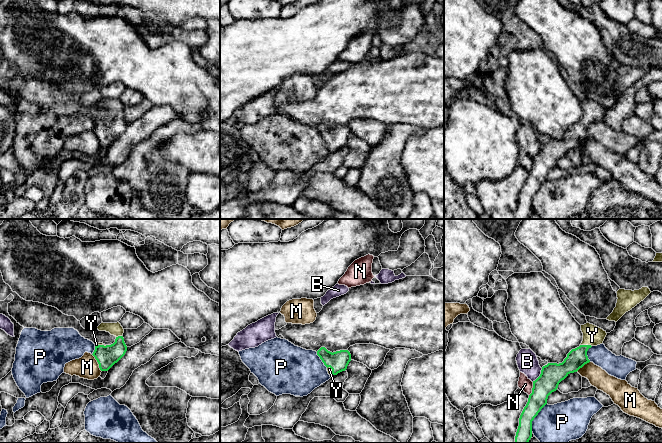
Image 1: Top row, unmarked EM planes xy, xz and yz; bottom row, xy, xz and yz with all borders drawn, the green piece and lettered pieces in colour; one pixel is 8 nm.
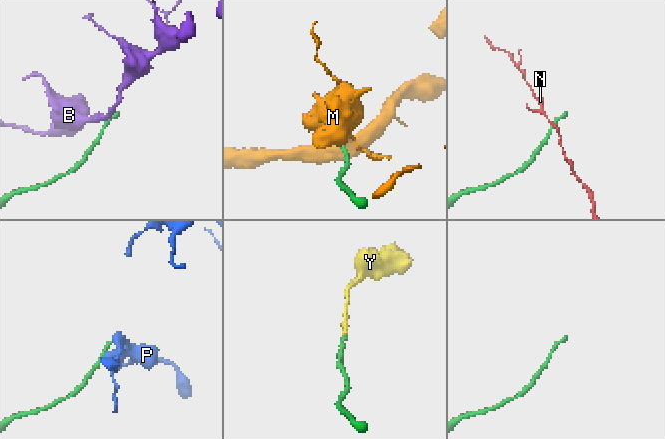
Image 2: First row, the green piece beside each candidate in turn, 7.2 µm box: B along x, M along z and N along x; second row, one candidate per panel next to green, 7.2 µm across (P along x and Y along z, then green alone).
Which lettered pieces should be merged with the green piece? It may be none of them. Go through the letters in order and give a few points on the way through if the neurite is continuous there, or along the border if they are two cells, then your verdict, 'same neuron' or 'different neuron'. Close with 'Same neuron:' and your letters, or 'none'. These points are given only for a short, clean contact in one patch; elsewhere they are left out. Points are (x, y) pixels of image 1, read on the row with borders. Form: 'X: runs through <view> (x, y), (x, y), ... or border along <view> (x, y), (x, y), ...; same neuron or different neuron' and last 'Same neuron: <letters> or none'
B: border along yz (542, 368), (539, 375), (532, 381); different neuron
M: border along xy (91, 354), (101, 371); different neuron
N: border along yz (533, 382), (529, 395); different neuron
P: different neuron
Y: runs through yz (576, 358), (586, 345), (592, 335); same neuron
Same neuron: Y

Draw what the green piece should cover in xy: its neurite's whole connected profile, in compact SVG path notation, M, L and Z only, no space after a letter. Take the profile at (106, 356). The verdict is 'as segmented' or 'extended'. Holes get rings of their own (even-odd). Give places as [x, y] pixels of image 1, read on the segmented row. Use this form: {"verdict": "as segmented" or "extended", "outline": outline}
{"verdict": "extended", "outline": "M119 322L117 323L101 323L97 329L99 331L109 332L116 337L115 342L111 345L96 343L93 356L99 364L101 371L108 371L115 363L117 363L126 353L127 346L124 342L124 329Z"}

